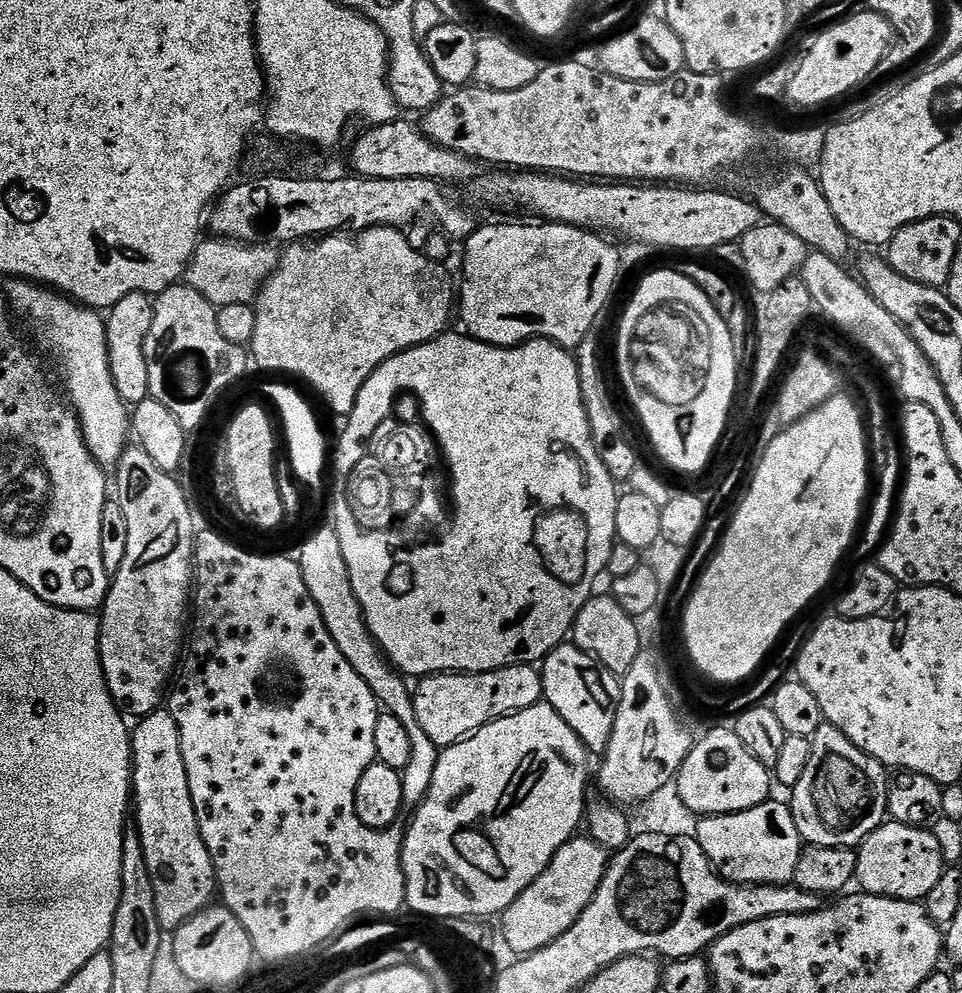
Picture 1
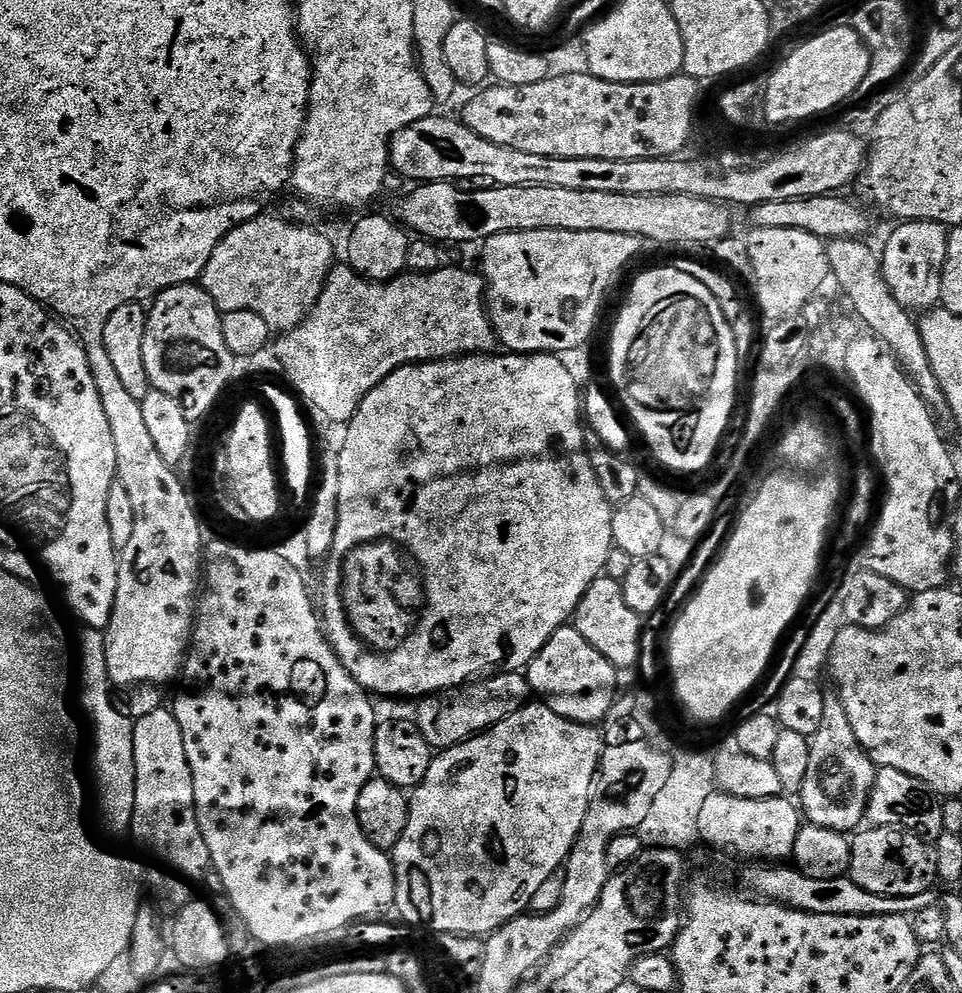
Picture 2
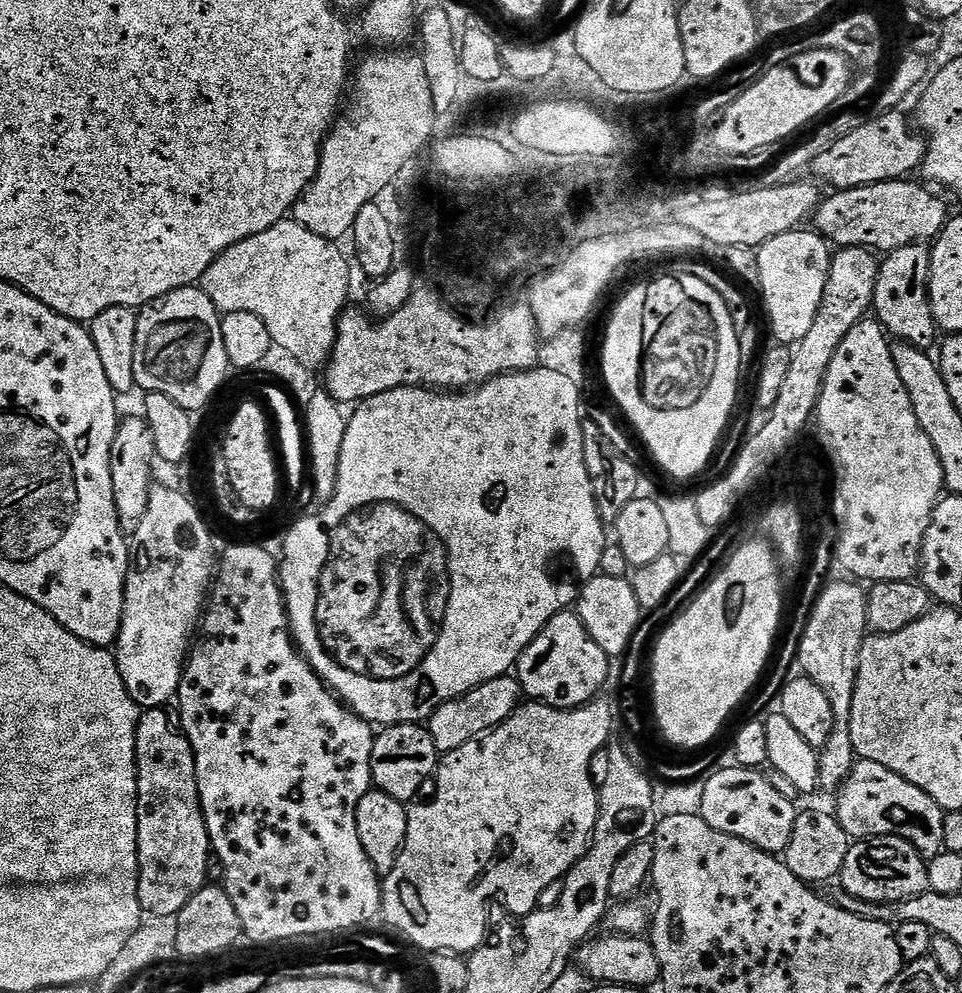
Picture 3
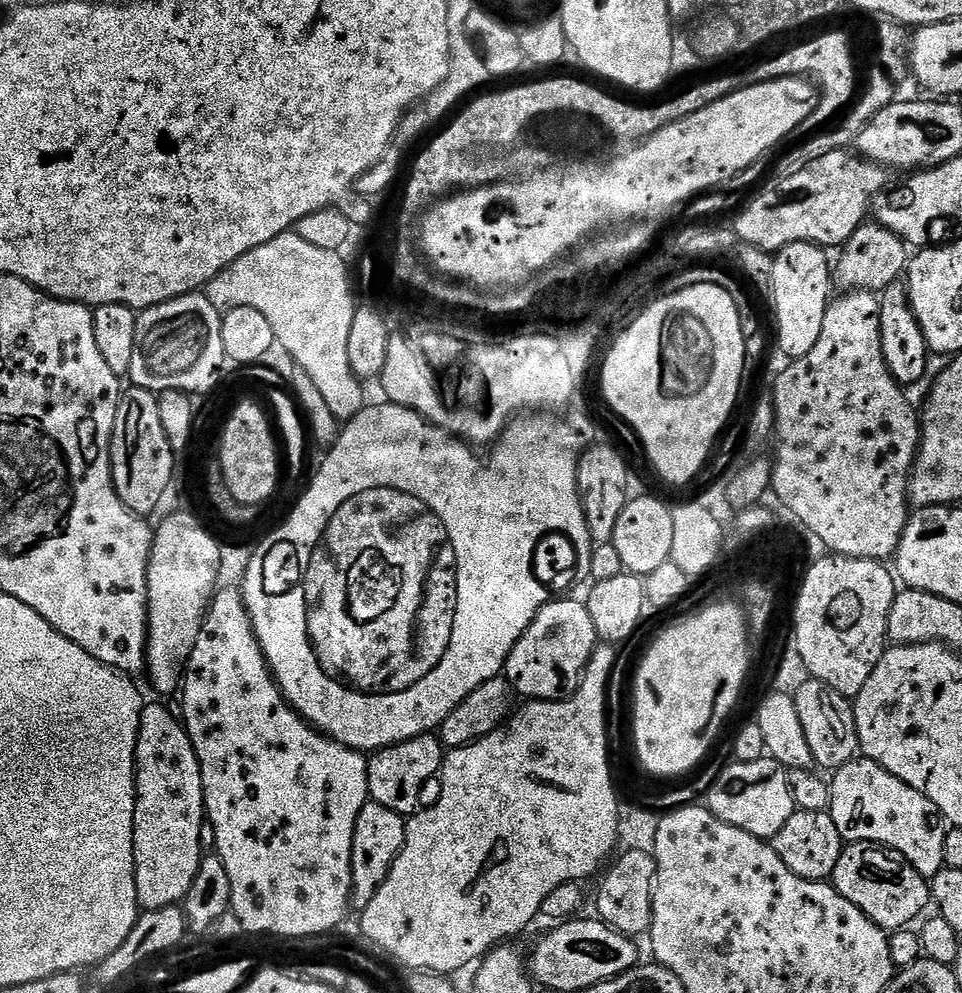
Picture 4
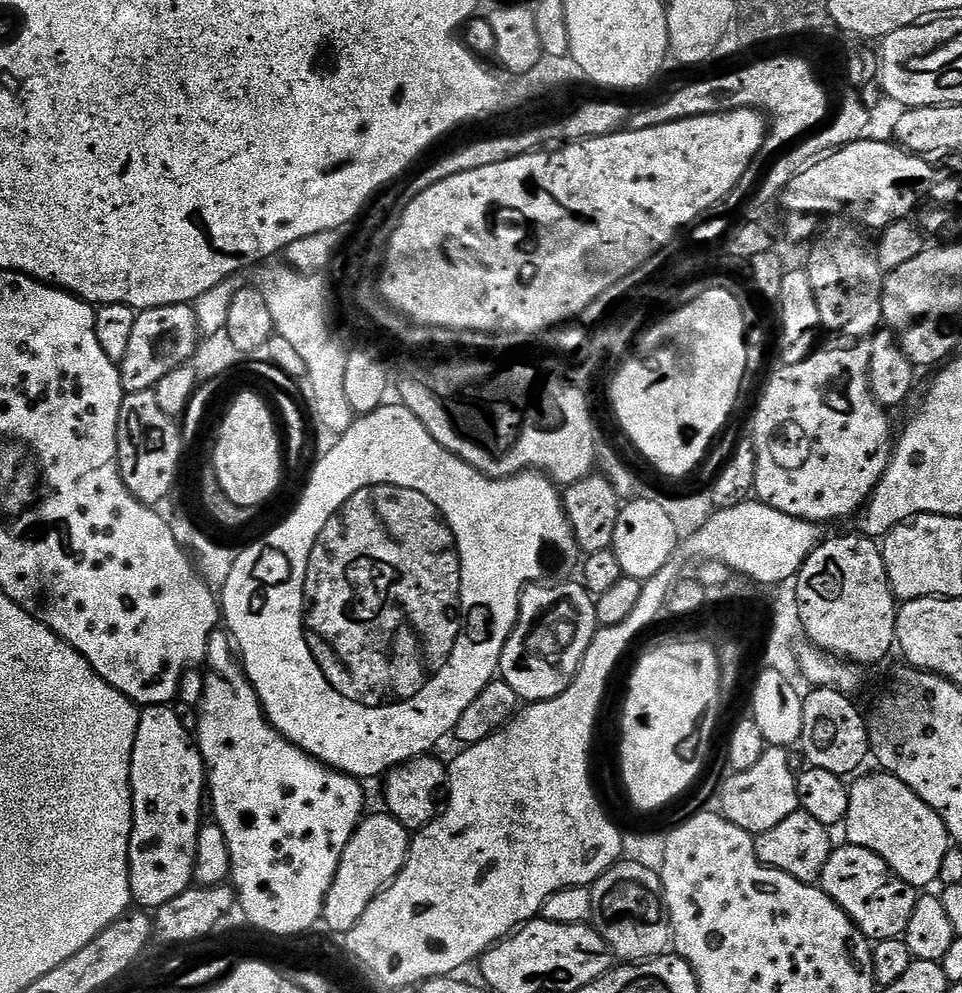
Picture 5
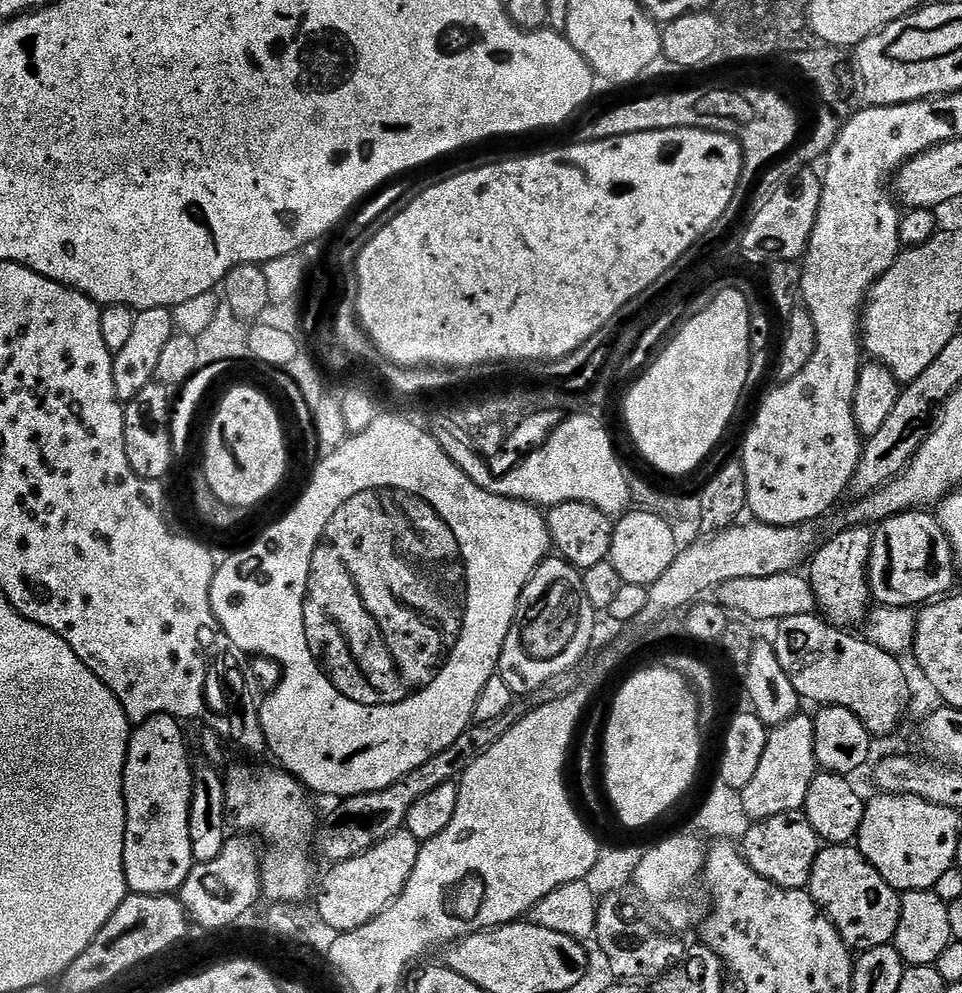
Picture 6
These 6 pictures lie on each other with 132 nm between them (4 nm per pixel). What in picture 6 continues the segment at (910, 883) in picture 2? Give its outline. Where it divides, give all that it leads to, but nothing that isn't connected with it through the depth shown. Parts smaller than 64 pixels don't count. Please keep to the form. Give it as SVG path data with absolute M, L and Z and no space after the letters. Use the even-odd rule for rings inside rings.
M842 844L821 847L806 890L849 949L861 953L895 941L901 893L870 866L859 847Z

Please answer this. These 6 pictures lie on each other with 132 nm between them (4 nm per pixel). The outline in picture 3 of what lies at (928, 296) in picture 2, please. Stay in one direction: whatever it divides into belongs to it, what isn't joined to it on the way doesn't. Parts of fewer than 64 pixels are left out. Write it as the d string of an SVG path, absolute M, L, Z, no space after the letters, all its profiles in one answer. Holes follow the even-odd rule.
M927 243L902 246L887 253L880 260L880 273L872 299L875 319L880 321L889 337L925 350L931 349L931 344L935 345L938 340L936 319L928 301L931 261L932 250Z

